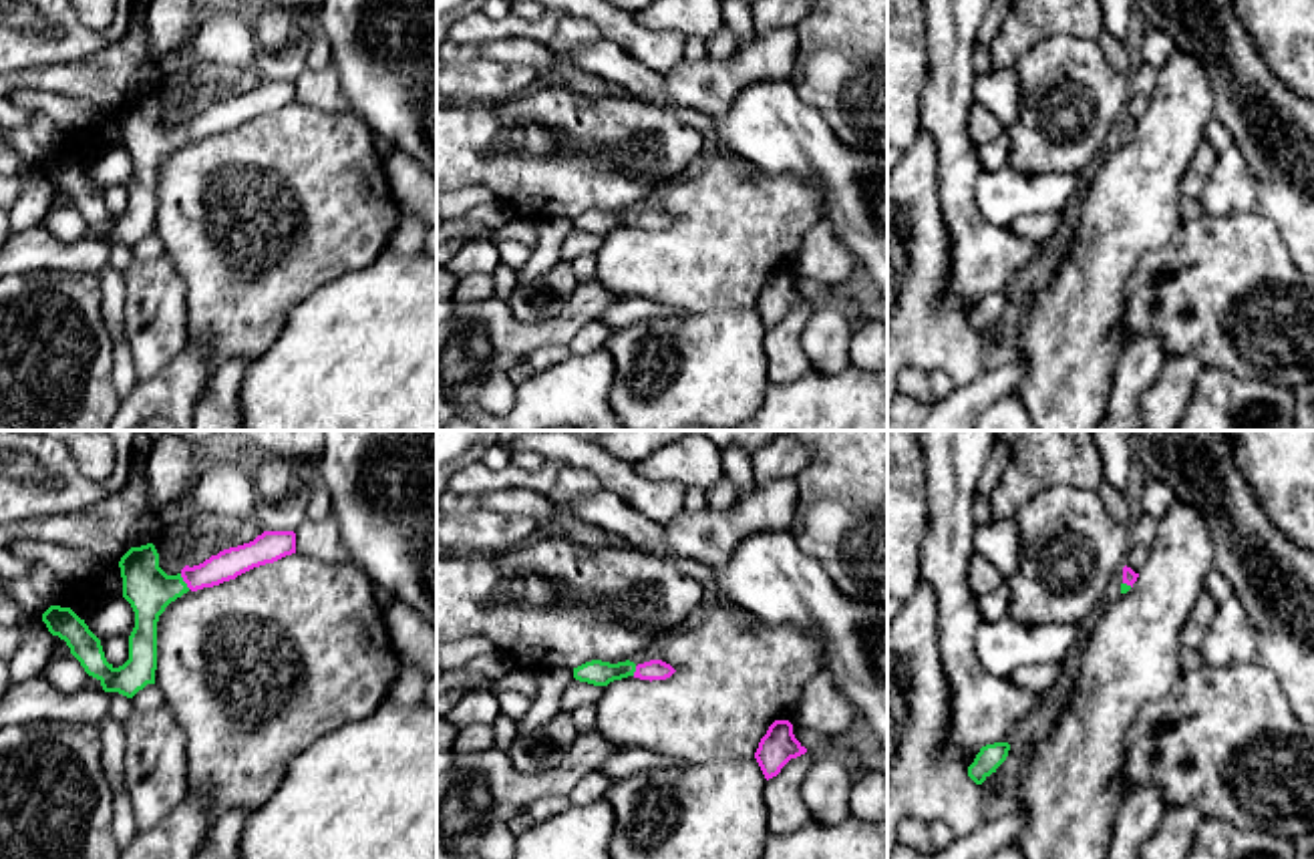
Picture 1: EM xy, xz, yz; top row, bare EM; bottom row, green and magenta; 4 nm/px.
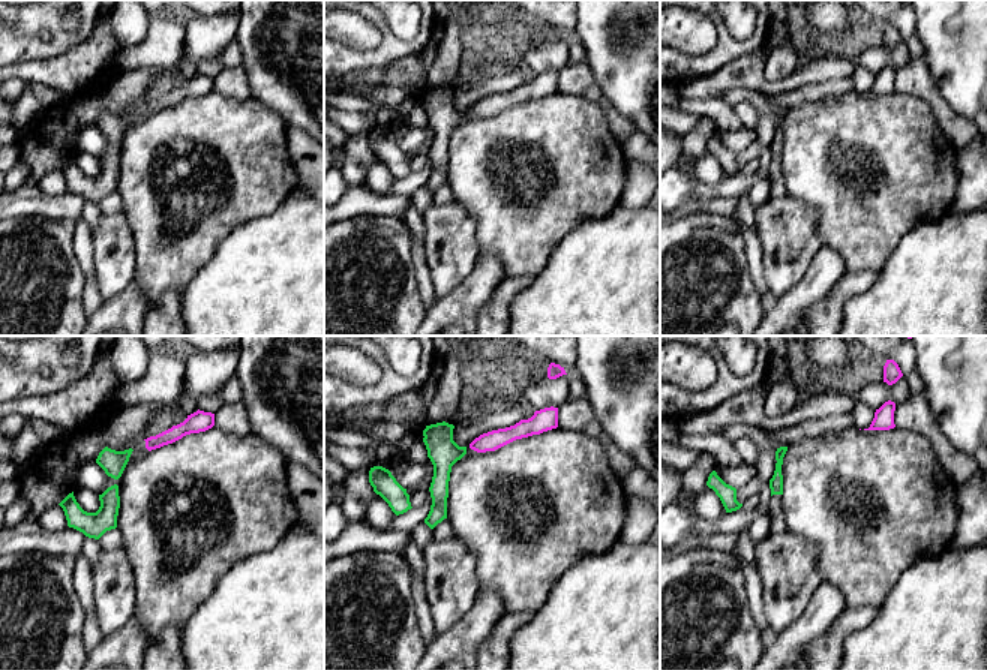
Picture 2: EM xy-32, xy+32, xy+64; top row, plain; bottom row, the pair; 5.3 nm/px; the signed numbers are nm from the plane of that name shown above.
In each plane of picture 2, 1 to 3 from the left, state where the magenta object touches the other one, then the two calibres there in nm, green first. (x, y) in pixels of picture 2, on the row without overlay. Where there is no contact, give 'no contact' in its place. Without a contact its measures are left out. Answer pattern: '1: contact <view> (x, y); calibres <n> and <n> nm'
1: no contact
2: no contact
3: no contact

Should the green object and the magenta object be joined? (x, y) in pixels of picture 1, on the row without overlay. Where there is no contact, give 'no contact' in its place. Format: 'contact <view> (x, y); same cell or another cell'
contact xy (184, 131); same cell

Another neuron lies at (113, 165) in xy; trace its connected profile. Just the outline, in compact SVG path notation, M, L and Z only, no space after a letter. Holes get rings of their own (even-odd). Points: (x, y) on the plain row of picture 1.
M125 147L95 149L85 161L85 173L99 187L125 185L135 177L135 161Z

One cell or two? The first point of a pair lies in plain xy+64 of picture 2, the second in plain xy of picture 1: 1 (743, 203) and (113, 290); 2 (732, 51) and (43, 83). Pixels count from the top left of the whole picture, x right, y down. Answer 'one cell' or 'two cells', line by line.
1: one cell
2: two cells

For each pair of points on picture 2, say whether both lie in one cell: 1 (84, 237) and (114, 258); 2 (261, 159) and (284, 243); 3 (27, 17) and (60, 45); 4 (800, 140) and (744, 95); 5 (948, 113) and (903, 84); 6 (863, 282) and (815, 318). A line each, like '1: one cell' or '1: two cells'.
1: two cells
2: two cells
3: one cell
4: two cells
5: one cell
6: one cell

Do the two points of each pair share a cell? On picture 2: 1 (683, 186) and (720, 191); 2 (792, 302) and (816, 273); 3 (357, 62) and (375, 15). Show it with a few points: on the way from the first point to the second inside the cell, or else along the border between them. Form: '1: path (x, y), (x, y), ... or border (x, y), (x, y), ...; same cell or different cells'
1: path (692, 188), (711, 191); same cell
2: path (800, 294), (813, 281); same cell
3: path (371, 57), (384, 45), (384, 29); same cell

